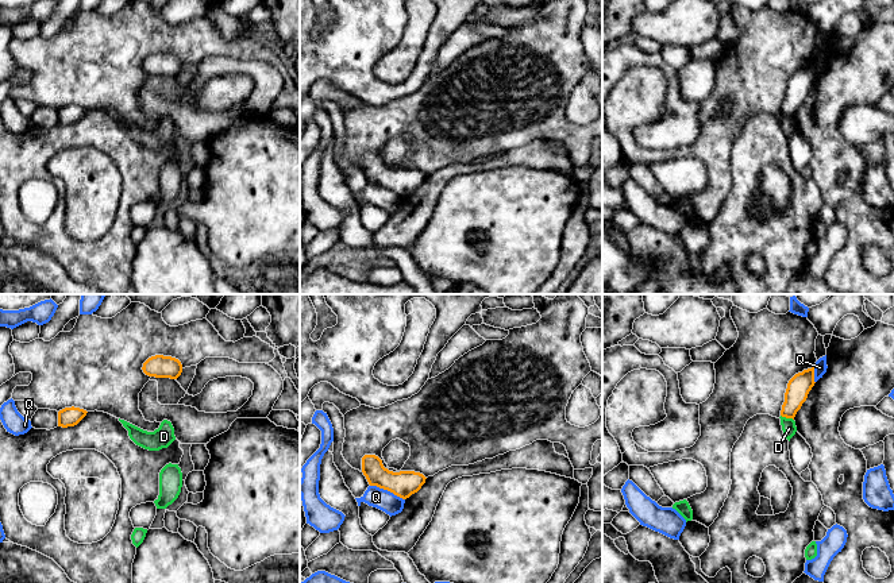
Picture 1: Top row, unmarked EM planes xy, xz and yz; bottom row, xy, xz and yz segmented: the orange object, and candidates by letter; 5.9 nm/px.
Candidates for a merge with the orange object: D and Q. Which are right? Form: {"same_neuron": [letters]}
{"same_neuron": []}

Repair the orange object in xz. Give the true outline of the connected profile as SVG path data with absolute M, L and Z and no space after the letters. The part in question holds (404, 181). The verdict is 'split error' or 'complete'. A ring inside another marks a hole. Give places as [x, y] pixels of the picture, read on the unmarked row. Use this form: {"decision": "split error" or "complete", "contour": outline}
{"decision": "complete", "contour": "M375 152L362 155L362 170L370 184L388 188L402 197L417 190L427 177L423 171L415 169L389 169Z"}

